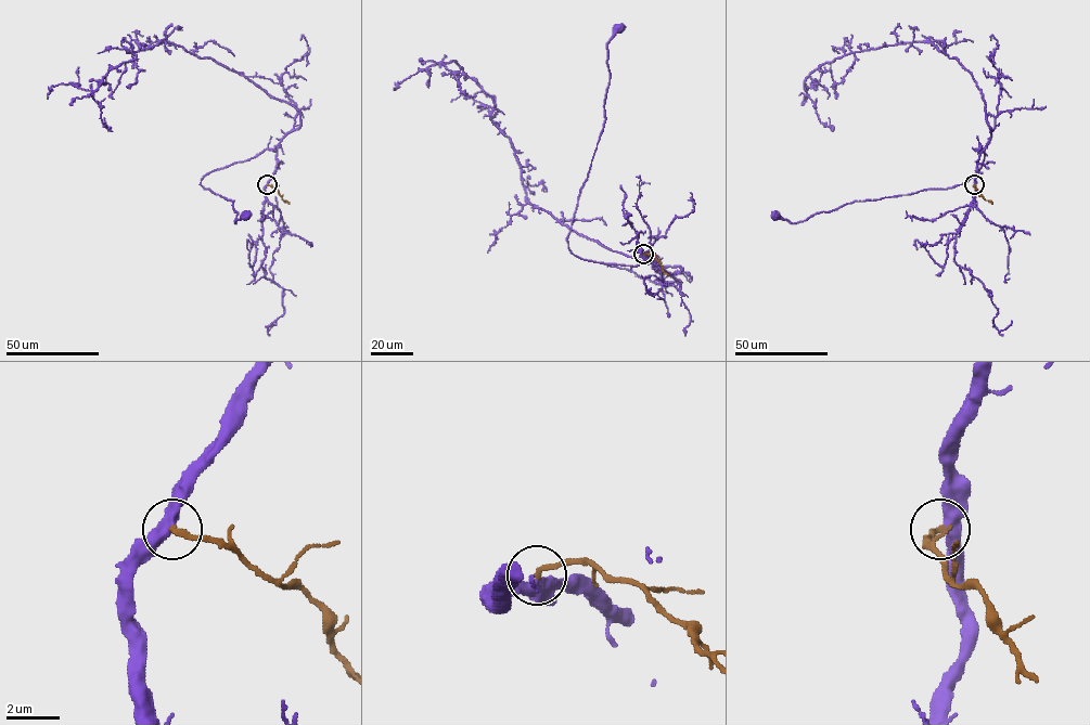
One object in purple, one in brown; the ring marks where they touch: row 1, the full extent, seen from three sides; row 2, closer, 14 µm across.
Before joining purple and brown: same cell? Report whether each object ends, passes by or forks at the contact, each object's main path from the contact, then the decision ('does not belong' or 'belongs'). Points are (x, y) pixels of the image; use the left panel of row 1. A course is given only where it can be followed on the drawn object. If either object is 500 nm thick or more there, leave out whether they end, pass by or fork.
purple passes by; brown ends; course purple (267, 184), (277, 160), (270, 149), (201, 180), (205, 189), (233, 201), (235, 223), (244, 216); course brown (267, 184), (289, 204); belongs

